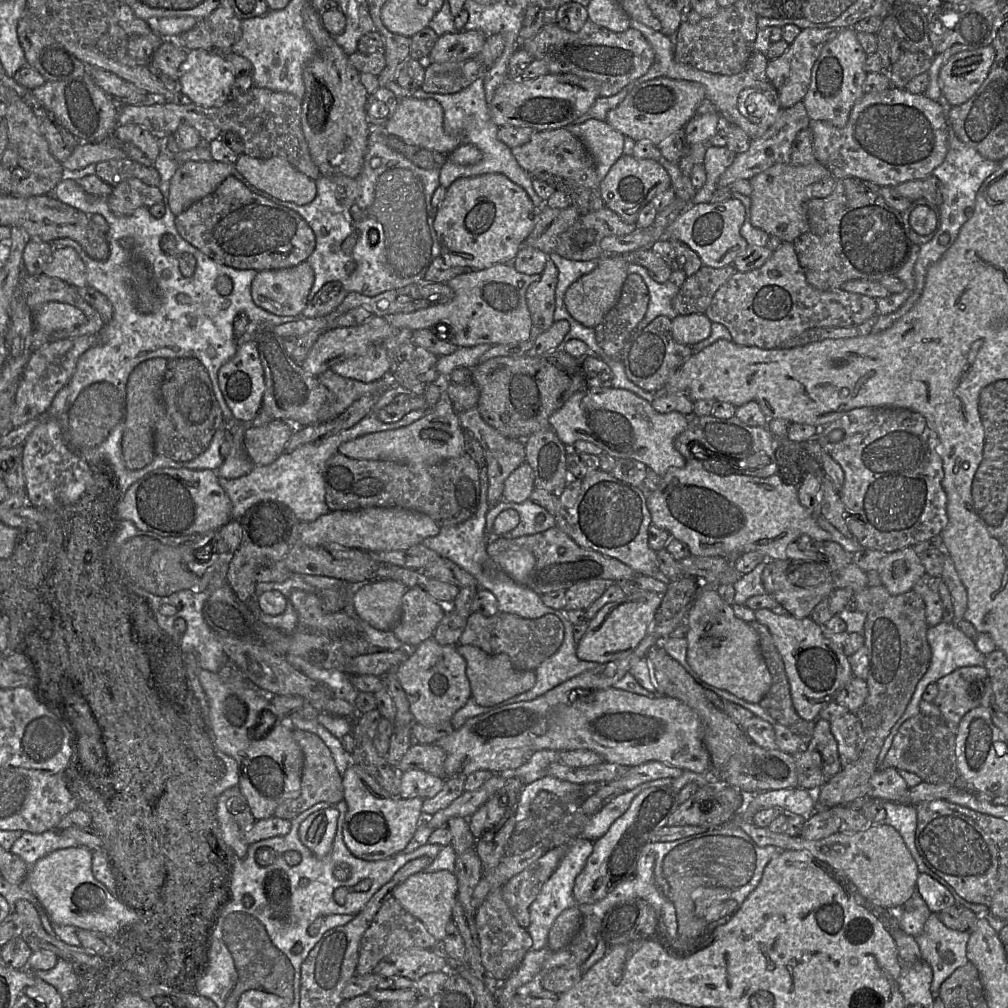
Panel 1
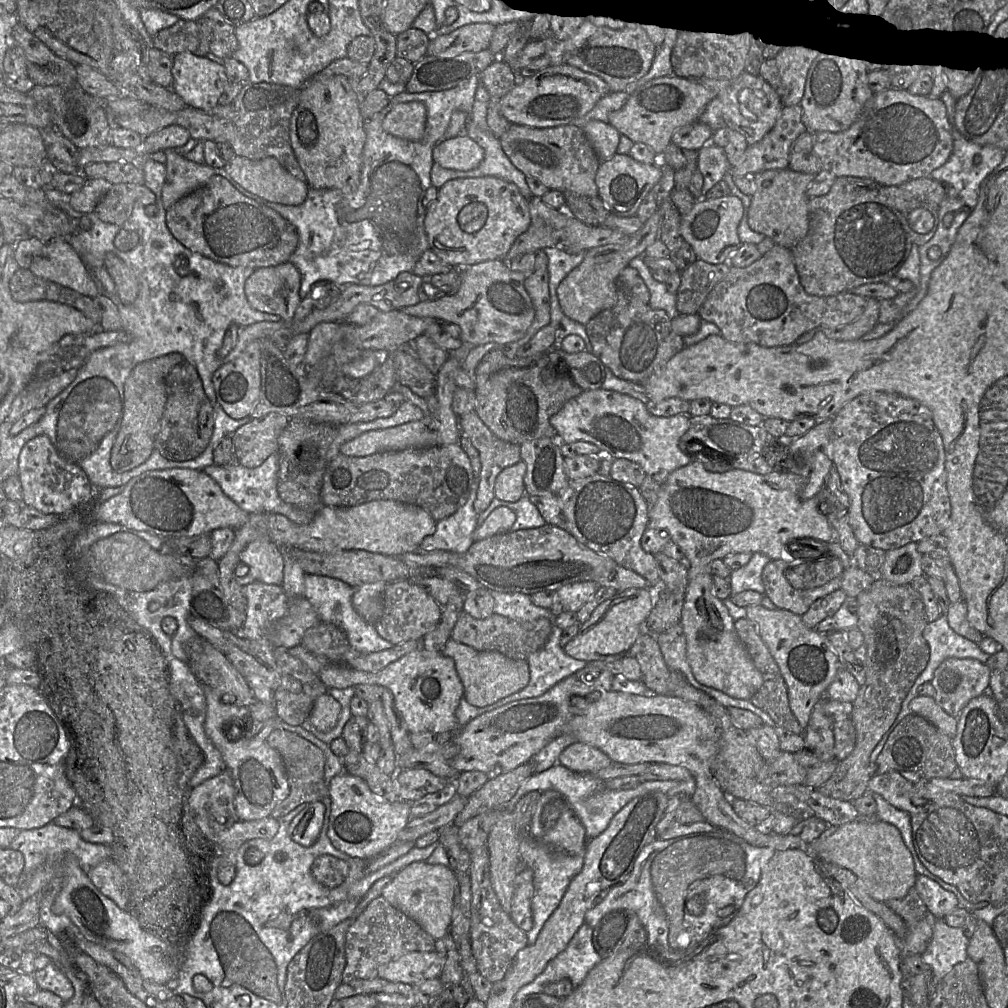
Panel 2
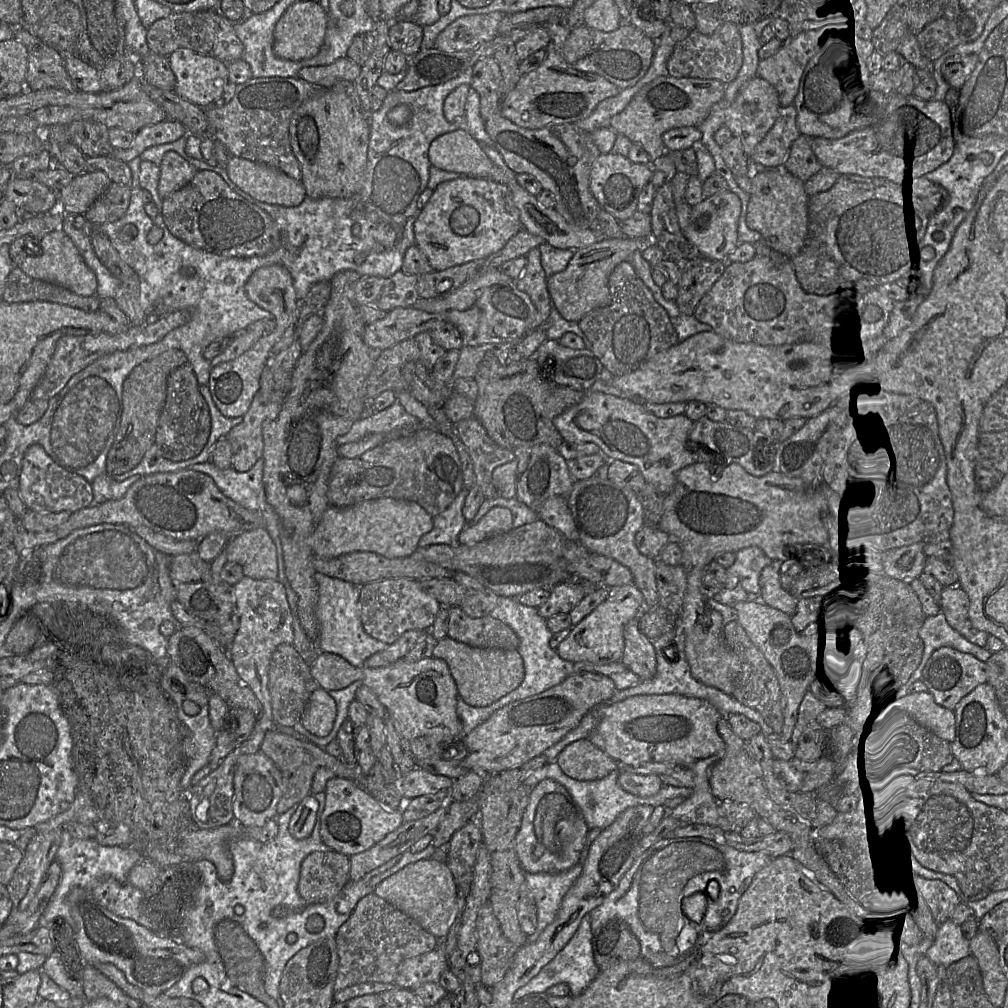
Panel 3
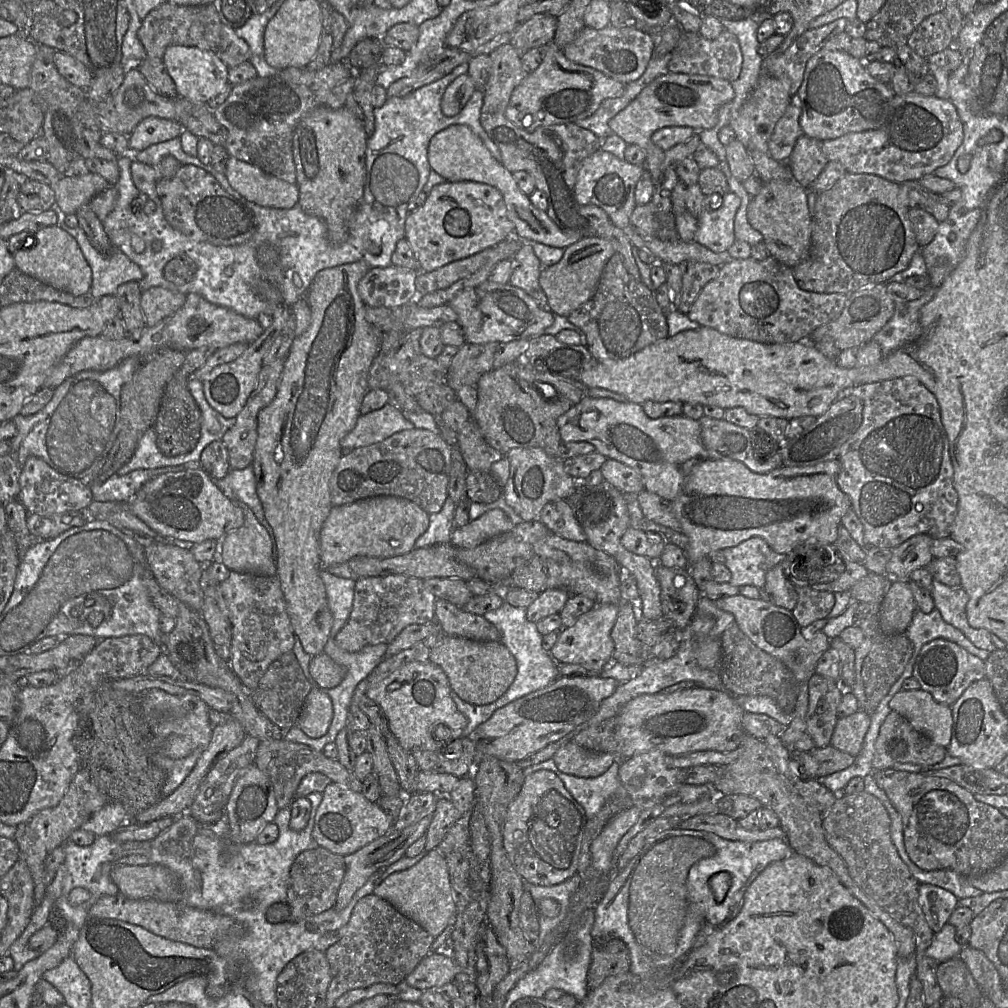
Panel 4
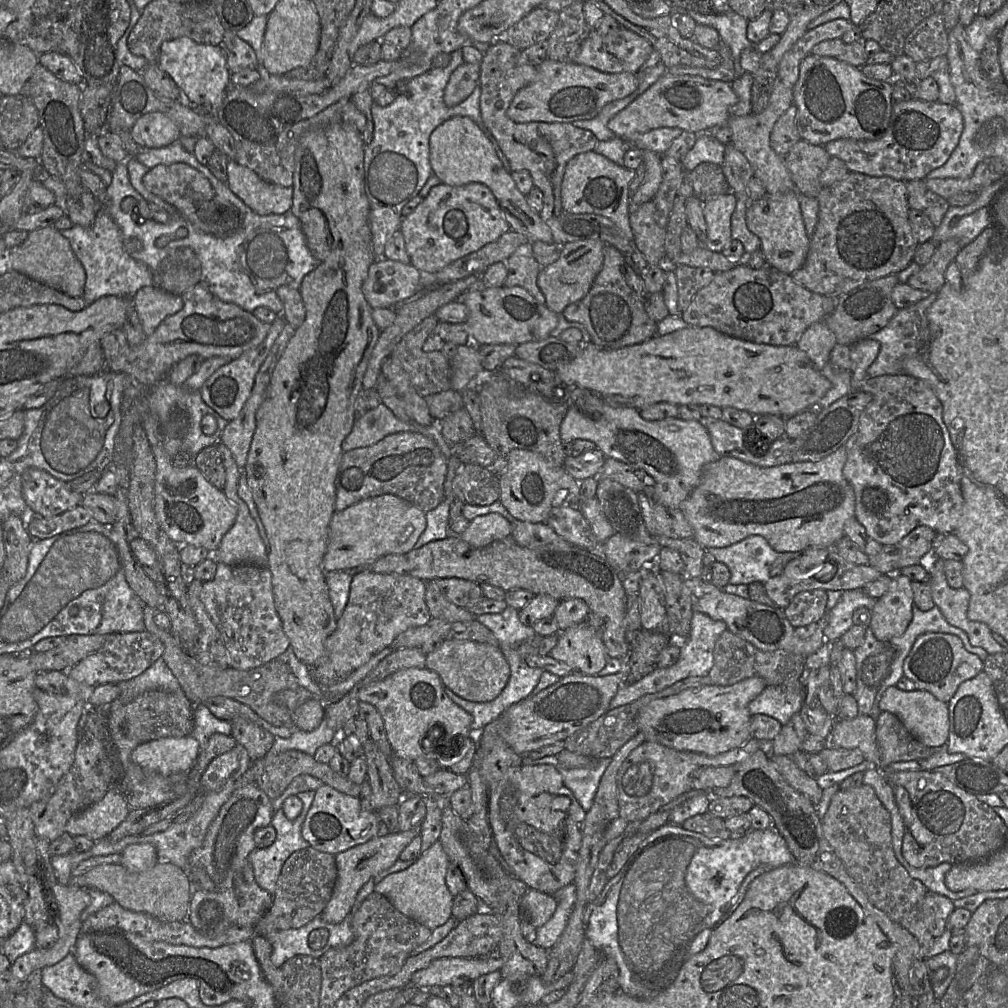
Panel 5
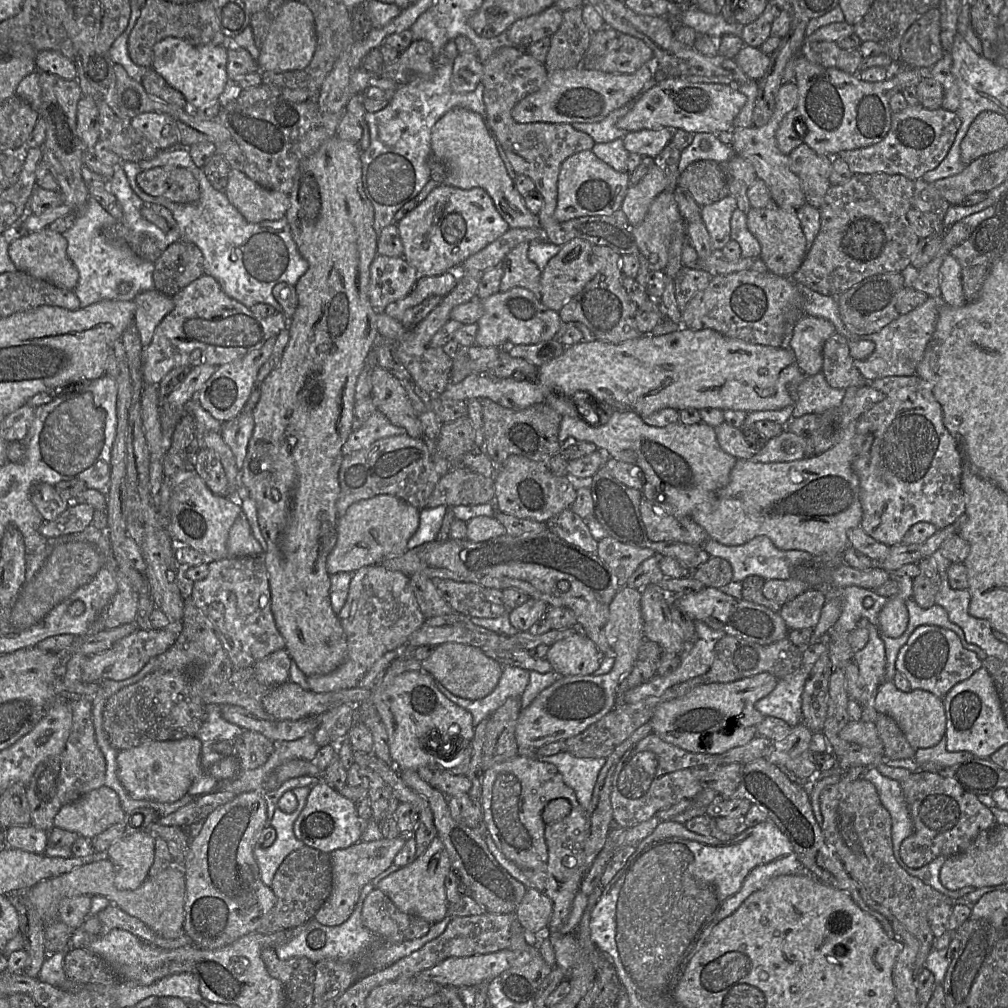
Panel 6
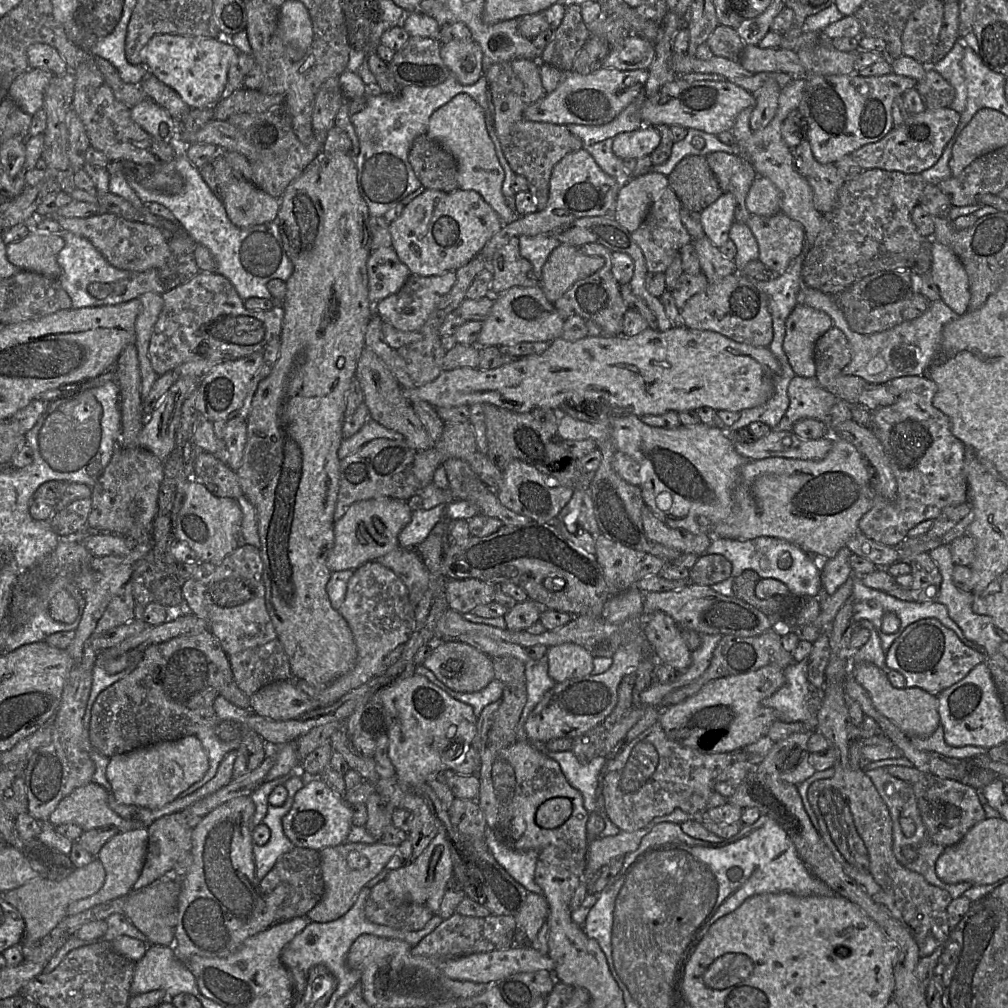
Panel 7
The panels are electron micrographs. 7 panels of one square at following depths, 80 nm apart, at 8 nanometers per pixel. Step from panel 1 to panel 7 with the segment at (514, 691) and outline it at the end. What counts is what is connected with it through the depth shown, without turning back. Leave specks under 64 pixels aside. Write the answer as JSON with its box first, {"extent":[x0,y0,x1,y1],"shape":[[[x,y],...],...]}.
{"extent":[422,641,495,693],"shape":[[[440,641],[422,666],[429,669],[448,688],[462,693],[478,692],[495,678],[492,658],[461,641]]]}

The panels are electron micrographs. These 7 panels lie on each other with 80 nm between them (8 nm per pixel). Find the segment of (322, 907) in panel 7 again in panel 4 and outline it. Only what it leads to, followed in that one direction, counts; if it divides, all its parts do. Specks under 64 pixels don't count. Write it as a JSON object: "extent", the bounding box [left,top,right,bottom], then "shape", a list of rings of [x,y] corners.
{"extent":[333,816,432,910],"shape":[[[426,816],[420,821],[400,830],[394,829],[393,825],[393,828],[385,835],[368,843],[354,853],[344,856],[344,862],[346,867],[345,875],[339,887],[337,898],[333,907],[336,910],[342,910],[343,908],[345,908],[351,901],[356,891],[365,884],[368,878],[375,871],[382,867],[388,867],[398,861],[400,858],[402,858],[405,855],[408,847],[421,836],[426,834],[426,831],[431,821],[432,817]]]}

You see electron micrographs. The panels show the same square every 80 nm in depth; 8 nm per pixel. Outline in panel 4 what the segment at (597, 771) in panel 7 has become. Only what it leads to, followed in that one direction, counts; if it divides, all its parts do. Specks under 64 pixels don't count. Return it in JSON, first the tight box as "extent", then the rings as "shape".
{"extent":[524,757,633,819],"shape":[[[617,757],[617,761],[605,773],[594,778],[565,774],[558,769],[553,759],[530,766],[524,769],[524,772],[525,776],[538,770],[554,772],[574,799],[583,807],[587,819],[590,819],[615,797],[618,797],[621,810],[633,807],[619,779],[620,764],[621,761]]]}

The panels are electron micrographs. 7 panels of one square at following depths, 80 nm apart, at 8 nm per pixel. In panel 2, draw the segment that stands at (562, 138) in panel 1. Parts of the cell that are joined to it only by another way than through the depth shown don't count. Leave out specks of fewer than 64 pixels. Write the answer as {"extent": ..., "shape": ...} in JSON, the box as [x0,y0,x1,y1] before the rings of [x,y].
{"extent":[499,124,601,196],"shape":[[[511,124],[499,141],[512,164],[526,177],[536,178],[550,190],[598,196],[595,177],[601,161],[581,128],[572,124],[551,128]]]}

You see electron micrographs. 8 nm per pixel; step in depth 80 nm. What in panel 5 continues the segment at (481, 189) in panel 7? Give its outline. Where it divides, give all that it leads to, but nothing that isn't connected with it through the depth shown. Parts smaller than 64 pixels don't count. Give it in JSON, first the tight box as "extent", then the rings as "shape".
{"extent":[430,116,553,243],"shape":[[[455,116],[439,125],[430,135],[430,164],[433,174],[449,186],[462,186],[477,182],[487,186],[495,196],[505,220],[514,232],[525,235],[530,242],[553,243],[550,228],[527,203],[526,195],[516,186],[511,173],[499,160],[492,143],[469,117]]]}

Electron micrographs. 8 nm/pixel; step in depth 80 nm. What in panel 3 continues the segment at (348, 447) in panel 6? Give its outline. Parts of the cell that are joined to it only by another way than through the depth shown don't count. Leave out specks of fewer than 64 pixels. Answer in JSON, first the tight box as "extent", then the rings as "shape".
{"extent":[337,402,419,445],"shape":[[[399,402],[393,403],[390,407],[376,413],[362,416],[356,421],[350,430],[339,436],[337,445],[356,442],[370,434],[389,434],[400,428],[418,425],[419,420],[408,414]]]}

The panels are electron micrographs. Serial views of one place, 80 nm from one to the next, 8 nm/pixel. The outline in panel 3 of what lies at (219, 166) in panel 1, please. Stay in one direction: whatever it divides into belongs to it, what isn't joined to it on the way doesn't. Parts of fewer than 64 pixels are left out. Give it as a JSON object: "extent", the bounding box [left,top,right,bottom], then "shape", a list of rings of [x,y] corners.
{"extent":[158,151,199,200],"shape":[[[168,151],[160,165],[158,192],[161,200],[189,183],[199,171],[174,151]]]}

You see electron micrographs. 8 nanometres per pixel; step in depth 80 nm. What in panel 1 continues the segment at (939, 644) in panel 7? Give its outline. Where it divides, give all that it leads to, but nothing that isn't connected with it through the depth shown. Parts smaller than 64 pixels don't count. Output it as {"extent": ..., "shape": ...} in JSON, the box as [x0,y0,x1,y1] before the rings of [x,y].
{"extent":[934,666,988,730],"shape":[[[984,666],[961,667],[940,678],[936,684],[939,692],[934,704],[939,708],[942,720],[956,730],[964,715],[980,706],[982,696],[972,685],[988,678]]]}

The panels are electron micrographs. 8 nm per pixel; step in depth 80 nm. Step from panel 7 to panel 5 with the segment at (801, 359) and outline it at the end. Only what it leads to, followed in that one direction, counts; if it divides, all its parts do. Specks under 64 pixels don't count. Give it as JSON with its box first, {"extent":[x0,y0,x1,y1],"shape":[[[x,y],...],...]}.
{"extent":[795,321,836,371],"shape":[[[821,321],[808,327],[795,345],[804,351],[815,368],[821,371],[829,363],[830,353],[836,344],[836,335],[828,328],[824,321]]]}

